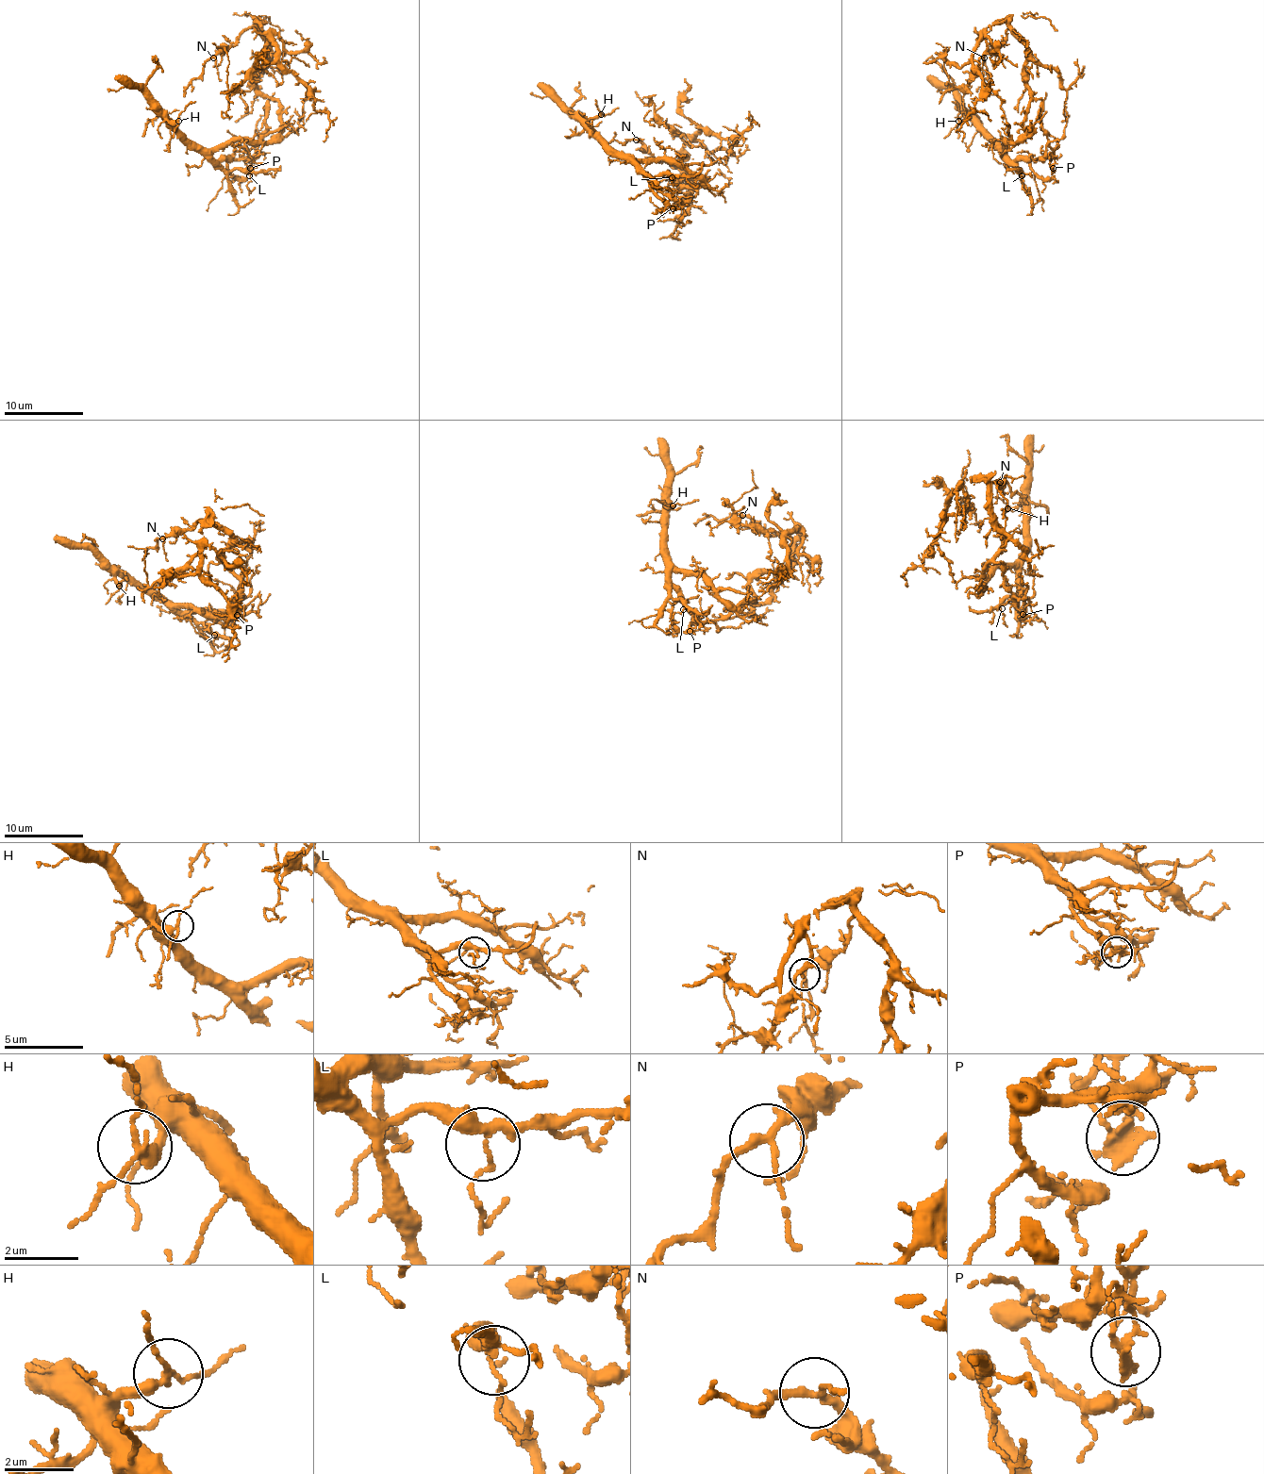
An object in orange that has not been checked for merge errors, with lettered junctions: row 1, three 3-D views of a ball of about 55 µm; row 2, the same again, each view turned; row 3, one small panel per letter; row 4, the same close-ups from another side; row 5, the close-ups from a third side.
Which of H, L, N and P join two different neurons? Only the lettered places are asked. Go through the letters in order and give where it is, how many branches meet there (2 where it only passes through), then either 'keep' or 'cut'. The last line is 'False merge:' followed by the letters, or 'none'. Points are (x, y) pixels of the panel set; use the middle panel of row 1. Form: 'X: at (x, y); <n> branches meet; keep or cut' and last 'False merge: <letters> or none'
H: at (601, 114); 3 branches meet; keep
L: at (672, 177); 3 branches meet; keep
N: at (636, 140); 3 branches meet; keep
P: at (673, 208); 4 branches meet; cut
False merge: P

